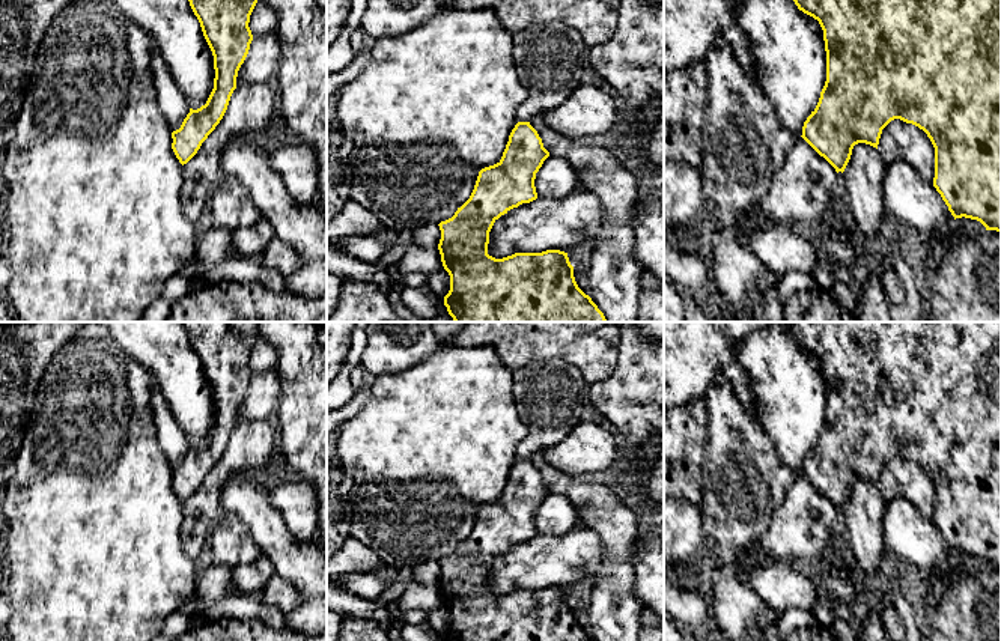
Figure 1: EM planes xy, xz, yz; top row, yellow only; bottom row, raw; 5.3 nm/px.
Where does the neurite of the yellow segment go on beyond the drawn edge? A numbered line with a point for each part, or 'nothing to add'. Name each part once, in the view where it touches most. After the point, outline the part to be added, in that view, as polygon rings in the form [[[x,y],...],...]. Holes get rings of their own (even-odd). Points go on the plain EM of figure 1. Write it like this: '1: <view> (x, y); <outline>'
nothing to add

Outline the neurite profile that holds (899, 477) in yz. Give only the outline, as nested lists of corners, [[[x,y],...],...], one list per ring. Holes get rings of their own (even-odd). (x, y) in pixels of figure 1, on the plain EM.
[[[900,456],[891,457],[881,471],[878,486],[884,503],[890,503],[894,498],[908,500],[926,519],[933,519],[935,515],[935,485],[927,471],[912,460],[906,460]]]

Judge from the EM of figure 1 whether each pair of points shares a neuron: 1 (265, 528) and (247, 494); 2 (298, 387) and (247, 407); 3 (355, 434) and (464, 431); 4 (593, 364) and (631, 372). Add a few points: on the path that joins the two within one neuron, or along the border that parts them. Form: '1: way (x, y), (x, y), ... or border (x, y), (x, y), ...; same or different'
1: way (262, 519), (250, 503); same
2: border (274, 367), (280, 376), (276, 417); different
3: way (383, 434), (437, 434); same
4: border (622, 337), (613, 372), (605, 379), (593, 384); different

